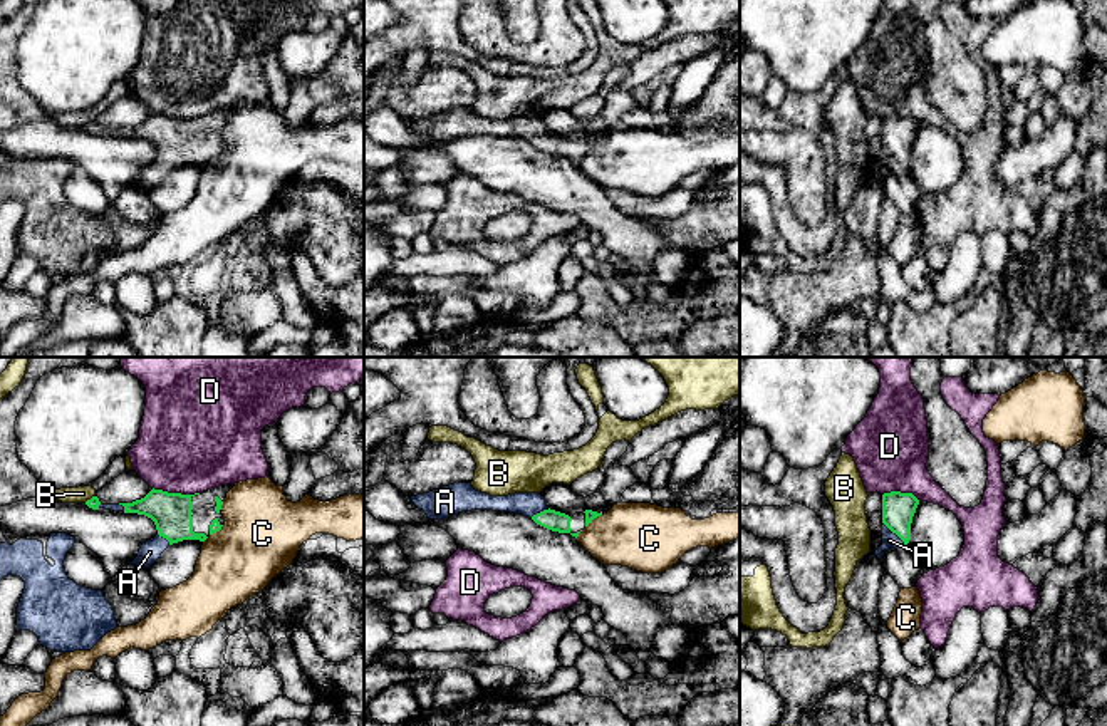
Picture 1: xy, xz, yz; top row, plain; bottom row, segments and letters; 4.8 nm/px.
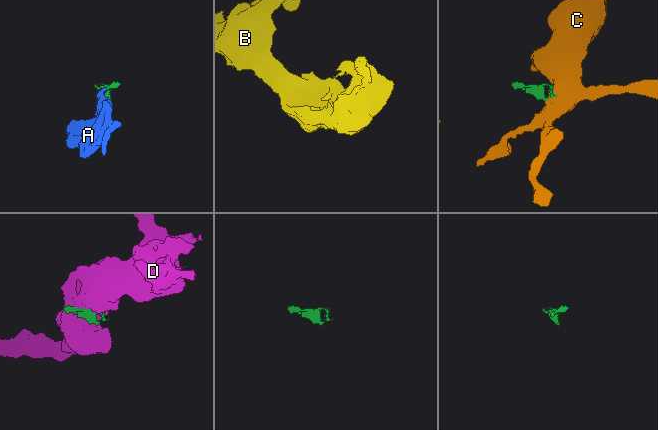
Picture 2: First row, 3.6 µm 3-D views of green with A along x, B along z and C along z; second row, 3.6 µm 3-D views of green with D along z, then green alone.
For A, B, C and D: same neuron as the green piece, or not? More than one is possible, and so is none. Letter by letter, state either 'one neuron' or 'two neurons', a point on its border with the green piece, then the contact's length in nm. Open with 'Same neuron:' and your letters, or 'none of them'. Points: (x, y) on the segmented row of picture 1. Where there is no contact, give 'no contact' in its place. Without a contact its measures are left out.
Same neuron: A
A: one neuron; meets green in yz at (894, 532); contact 160 nm long
B: two neurons; meets green in xy at (91, 498); contact 70 nm long
C: two neurons; meets green in xz at (579, 532); contact 50 nm long
D: two neurons; meets green in xy at (176, 493); contact 220 nm long

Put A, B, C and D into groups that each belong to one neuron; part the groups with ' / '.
A / B / C / D

